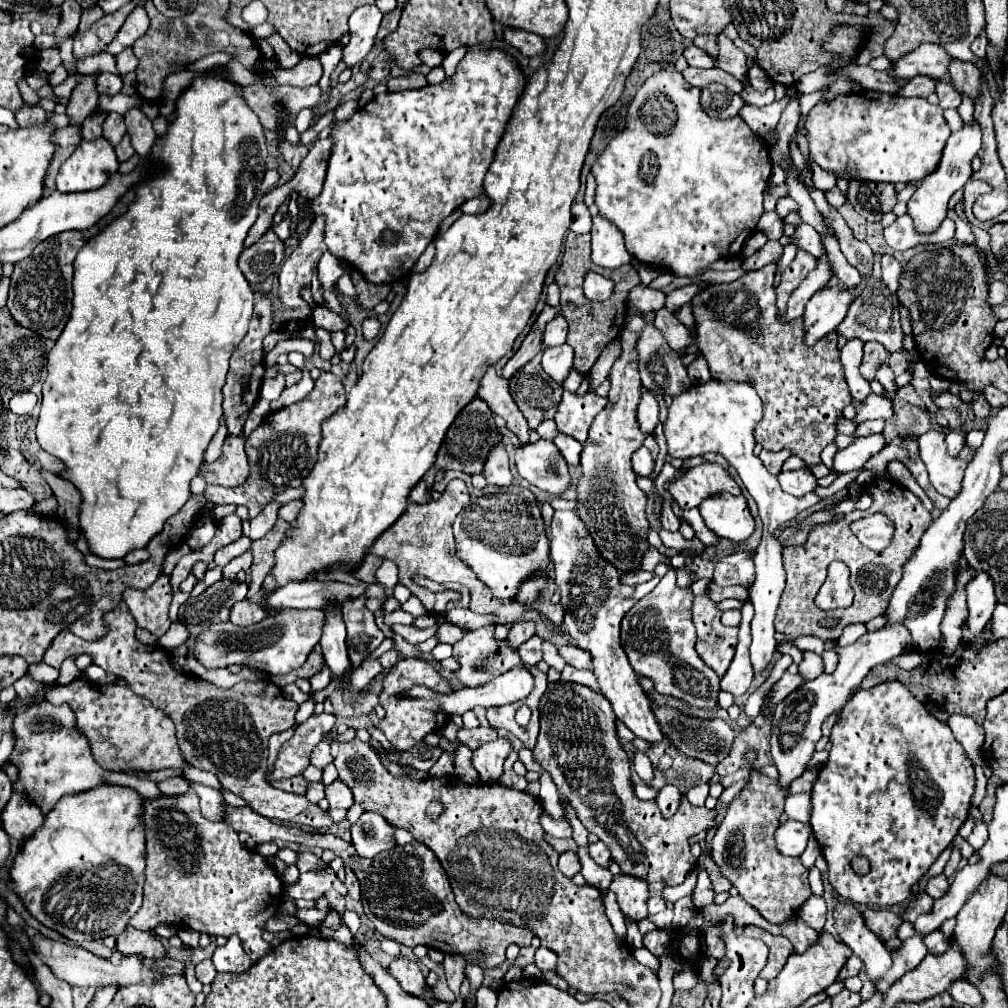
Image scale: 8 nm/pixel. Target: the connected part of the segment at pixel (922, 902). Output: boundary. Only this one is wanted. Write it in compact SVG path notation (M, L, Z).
M921 892L921 894L917 894L917 896L907 904L907 908L905 908L905 912L901 914L901 918L907 920L907 922L915 922L915 918L921 916L921 914L925 914L925 912L929 912L931 906L933 906L933 898L929 898L929 894Z

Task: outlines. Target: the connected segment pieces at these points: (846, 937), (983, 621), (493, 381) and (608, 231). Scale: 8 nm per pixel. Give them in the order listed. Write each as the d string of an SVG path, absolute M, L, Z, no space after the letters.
M837 904L833 908L835 930L843 944L857 954L873 982L877 982L891 966L891 952L885 944L865 926L861 912L851 904Z
M981 572L967 584L967 604L969 604L969 618L967 628L973 636L979 636L987 626L993 610L995 610L995 588L989 574Z
M491 366L485 376L481 378L477 396L481 400L487 402L487 406L497 412L505 422L507 428L519 438L521 446L525 446L529 442L529 428L527 428L527 420L521 414L521 410L517 408L517 404L513 402L511 394L509 394L509 384L505 378L499 378L495 374L495 368Z
M601 214L593 216L591 228L591 248L593 248L593 262L603 268L619 268L631 262L631 254L627 254L623 244L623 234Z

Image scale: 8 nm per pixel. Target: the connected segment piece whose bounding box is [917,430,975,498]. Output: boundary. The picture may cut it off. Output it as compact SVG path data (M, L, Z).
M929 430L919 436L917 444L919 456L929 472L929 482L933 484L933 488L947 498L955 498L961 492L965 466L969 464L975 450L965 445L957 457L949 456L945 438L937 430Z

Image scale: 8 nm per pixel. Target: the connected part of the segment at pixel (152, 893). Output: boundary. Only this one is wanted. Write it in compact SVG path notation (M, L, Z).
M187 790L185 794L177 794L177 796L159 796L155 800L143 800L143 822L145 822L145 840L147 840L147 852L145 852L145 862L147 862L147 868L145 868L145 886L143 886L143 906L141 910L137 910L137 914L129 920L129 924L137 930L153 930L157 924L171 924L171 926L177 926L177 928L191 928L191 930L197 930L197 932L203 932L203 934L209 934L209 936L233 936L237 934L237 938L241 940L241 946L243 950L251 956L253 962L257 962L257 958L263 958L267 952L269 952L269 942L263 940L263 926L269 918L273 918L273 914L277 914L277 908L281 904L281 898L283 898L283 882L279 880L277 876L277 870L271 868L271 864L257 852L245 848L239 838L237 838L237 832L225 824L225 822L209 822L203 818L203 814L199 812L199 796L195 794L195 790Z

